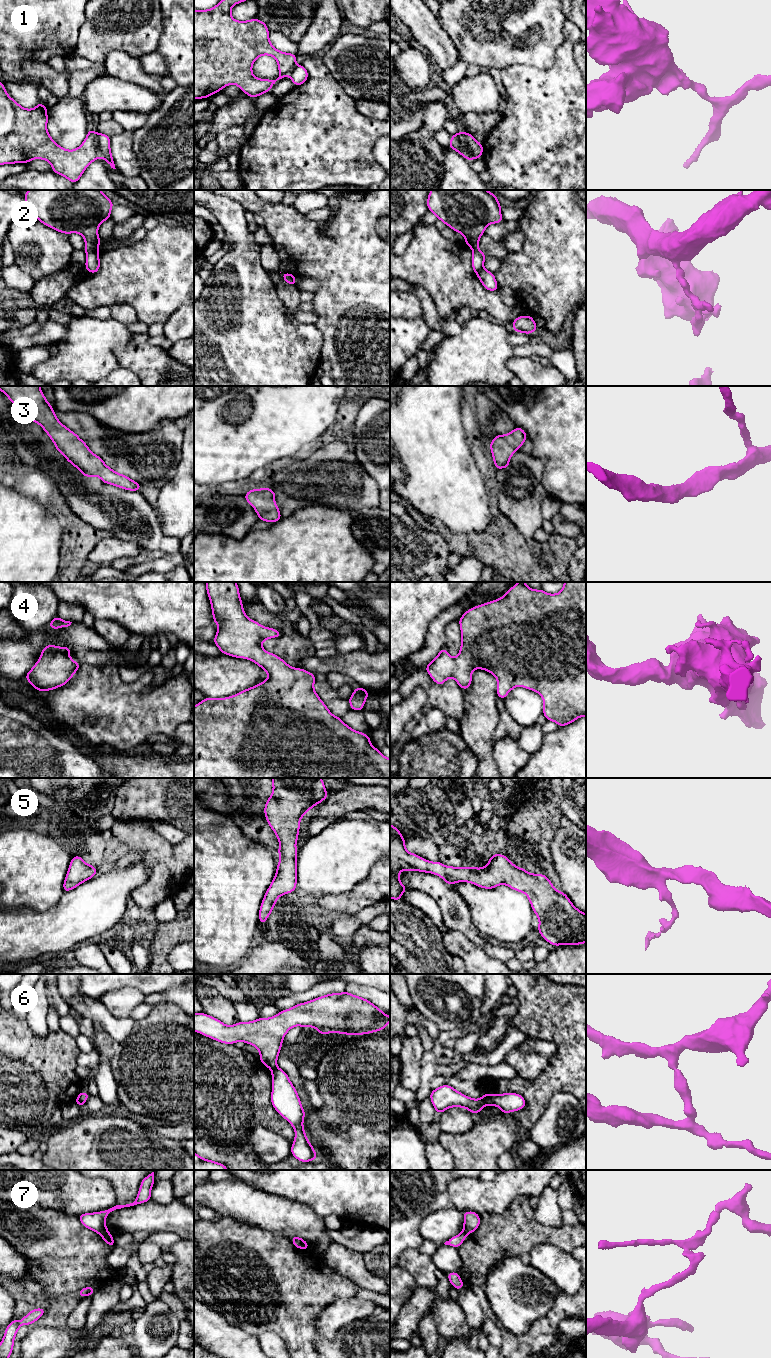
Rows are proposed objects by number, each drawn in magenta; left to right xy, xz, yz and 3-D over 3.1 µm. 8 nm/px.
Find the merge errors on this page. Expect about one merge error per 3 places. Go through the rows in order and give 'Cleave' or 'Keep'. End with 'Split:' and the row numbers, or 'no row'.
1: Cleave
2: Cleave
3: Keep
4: Keep
5: Keep
6: Cleave
7: Cleave
Split: 1, 2, 6, 7

